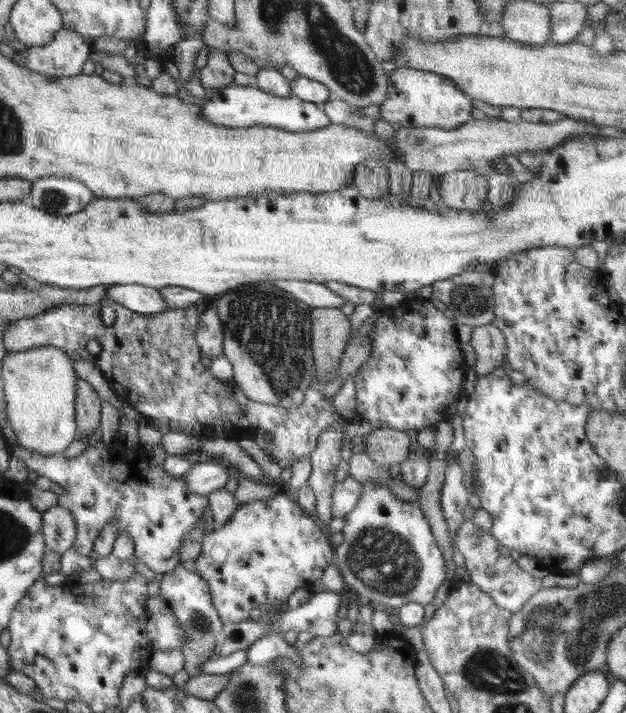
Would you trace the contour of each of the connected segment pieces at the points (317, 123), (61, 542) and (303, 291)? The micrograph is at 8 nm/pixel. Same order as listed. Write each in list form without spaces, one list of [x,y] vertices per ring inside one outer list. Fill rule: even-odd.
[[[254,83],[232,84],[215,90],[210,102],[201,106],[201,116],[204,120],[230,128],[248,128],[255,124],[265,124],[292,132],[314,131],[331,123],[319,104],[299,99],[292,94],[288,98],[280,98],[258,88]]]
[[[58,504],[44,512],[42,516],[42,532],[46,538],[46,548],[60,554],[73,548],[76,538],[76,522],[71,512]]]
[[[273,280],[274,286],[293,294],[298,300],[316,308],[339,308],[346,298],[313,280]]]

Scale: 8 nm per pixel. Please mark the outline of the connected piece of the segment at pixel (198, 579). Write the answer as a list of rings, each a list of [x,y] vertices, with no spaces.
[[[180,562],[173,571],[165,572],[160,577],[159,596],[166,599],[180,628],[185,632],[185,645],[181,649],[185,656],[184,670],[190,677],[198,676],[201,673],[200,666],[211,660],[214,648],[218,648],[217,636],[224,625],[213,605],[208,583],[198,573],[189,571]]]

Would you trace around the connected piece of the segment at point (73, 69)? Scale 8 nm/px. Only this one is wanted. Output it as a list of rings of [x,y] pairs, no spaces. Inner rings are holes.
[[[63,26],[45,46],[34,46],[20,52],[12,60],[24,68],[47,77],[69,77],[81,73],[92,51],[84,38]]]

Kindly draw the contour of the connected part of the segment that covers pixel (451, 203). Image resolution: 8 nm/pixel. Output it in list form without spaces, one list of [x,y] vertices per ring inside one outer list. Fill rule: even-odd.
[[[452,171],[441,176],[441,202],[457,211],[475,213],[486,202],[487,178],[476,171]]]

